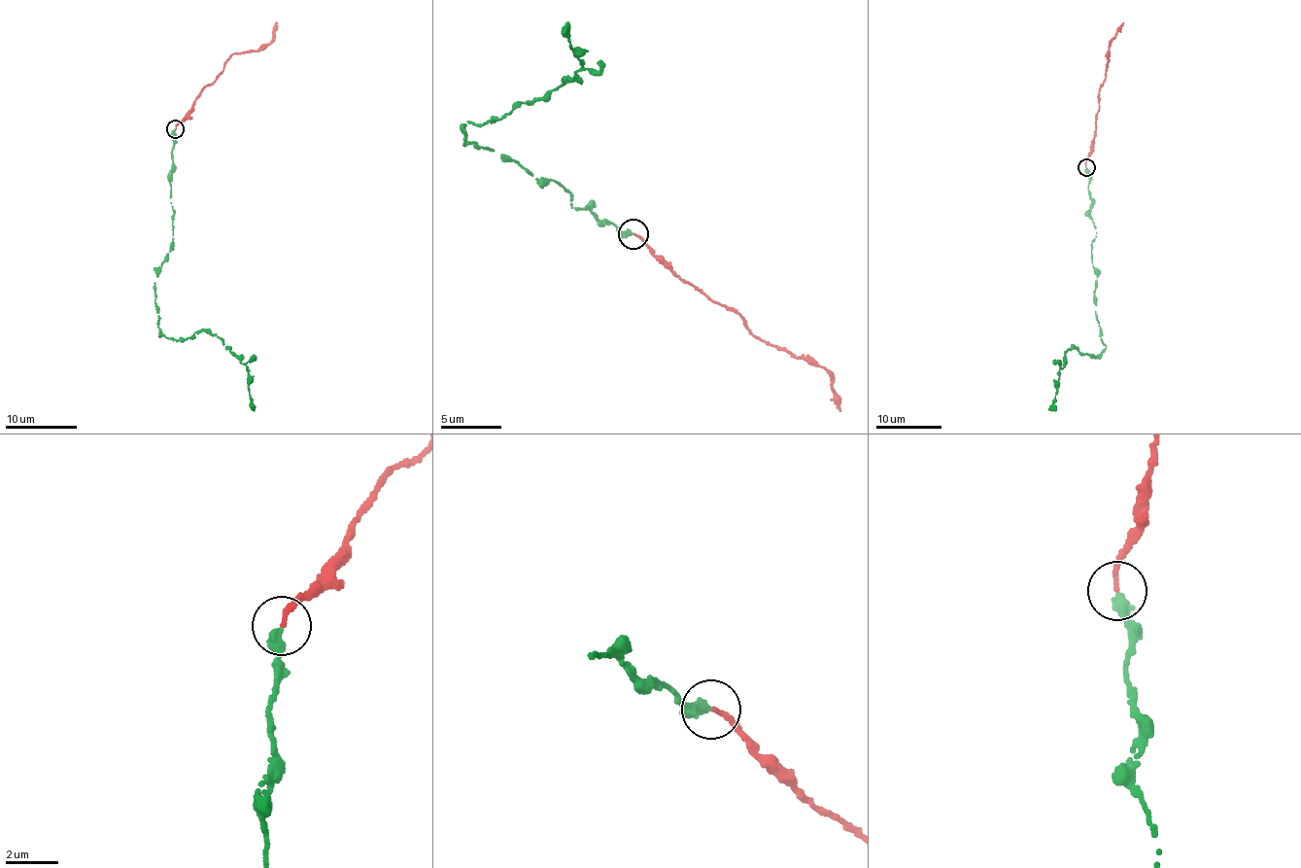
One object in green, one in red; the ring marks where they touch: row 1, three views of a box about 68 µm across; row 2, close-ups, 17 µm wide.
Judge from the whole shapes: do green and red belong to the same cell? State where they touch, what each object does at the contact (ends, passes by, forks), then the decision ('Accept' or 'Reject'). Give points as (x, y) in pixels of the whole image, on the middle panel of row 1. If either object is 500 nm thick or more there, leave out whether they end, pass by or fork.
Place: (633, 233). At the ring green ends. At the ring red ends. Reject

